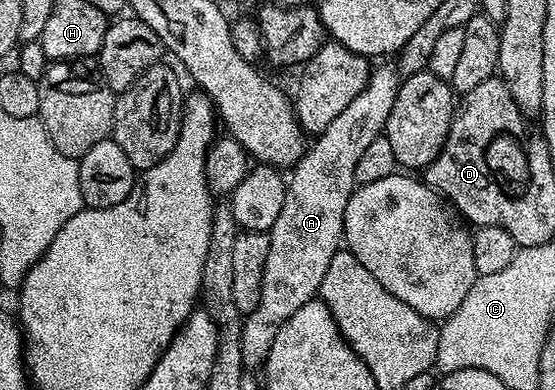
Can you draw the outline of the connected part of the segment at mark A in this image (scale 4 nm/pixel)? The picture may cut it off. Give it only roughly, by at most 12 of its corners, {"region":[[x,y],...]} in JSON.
{"region":[[381,66],[287,178],[246,367],[318,297],[342,249],[355,164],[403,78]]}

